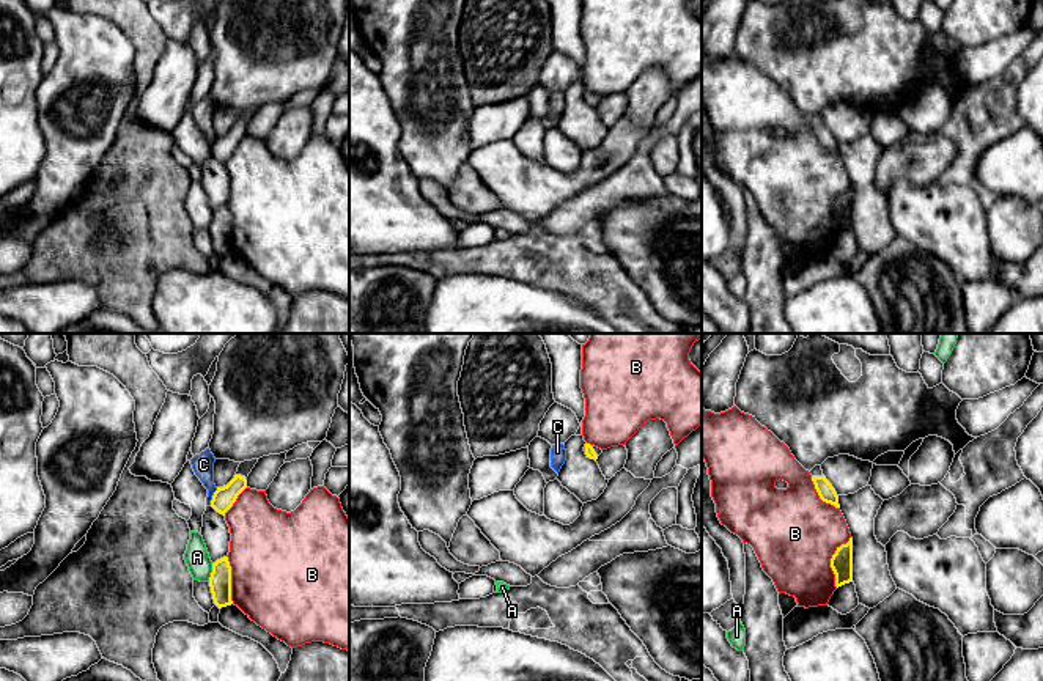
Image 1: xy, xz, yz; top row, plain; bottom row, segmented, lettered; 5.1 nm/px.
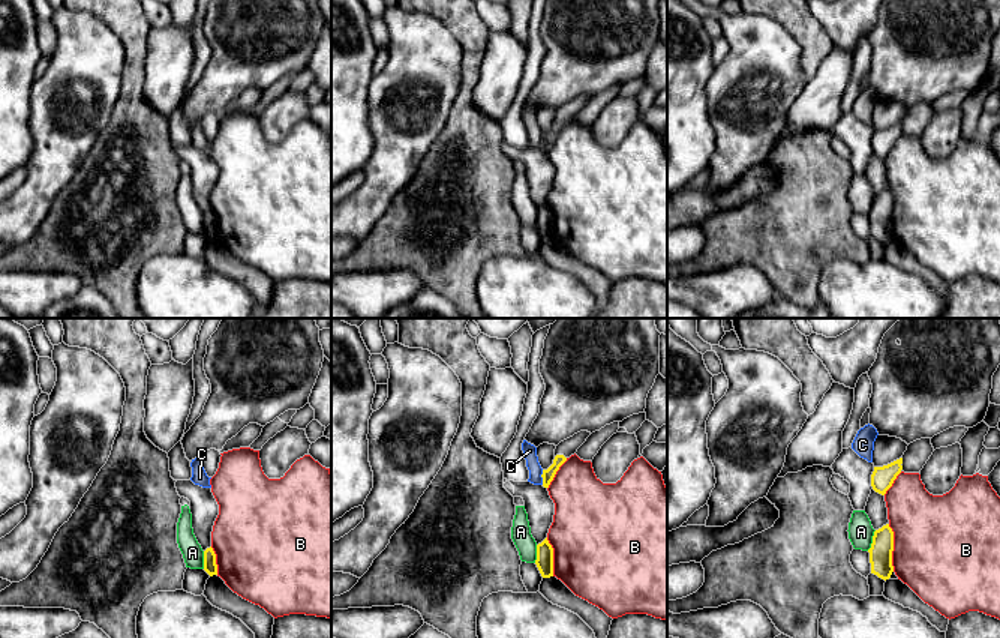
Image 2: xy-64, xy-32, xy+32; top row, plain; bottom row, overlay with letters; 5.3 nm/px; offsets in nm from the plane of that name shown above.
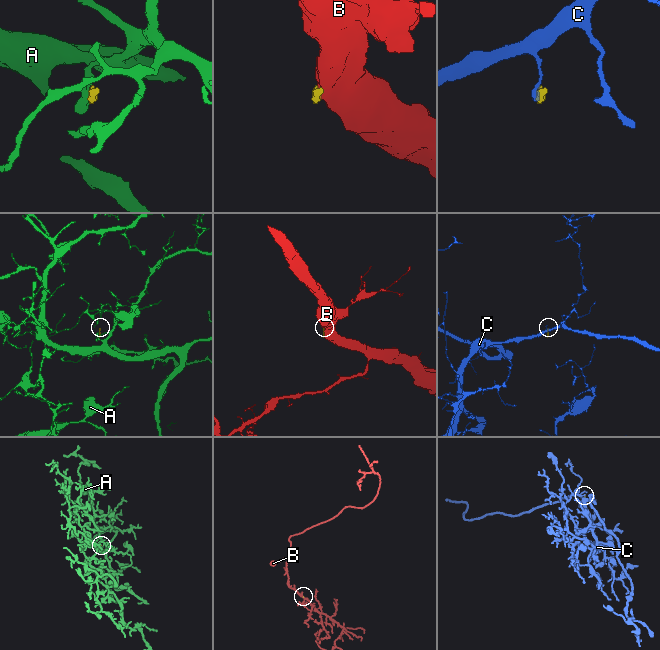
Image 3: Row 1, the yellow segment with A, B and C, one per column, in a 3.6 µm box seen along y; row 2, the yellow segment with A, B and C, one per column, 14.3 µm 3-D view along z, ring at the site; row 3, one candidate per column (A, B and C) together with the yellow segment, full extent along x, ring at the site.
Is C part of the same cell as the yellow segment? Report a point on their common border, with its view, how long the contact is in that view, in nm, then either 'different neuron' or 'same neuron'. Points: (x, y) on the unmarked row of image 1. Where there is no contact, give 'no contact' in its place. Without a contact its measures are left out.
xy (213, 143) | 100 nm | different neuron

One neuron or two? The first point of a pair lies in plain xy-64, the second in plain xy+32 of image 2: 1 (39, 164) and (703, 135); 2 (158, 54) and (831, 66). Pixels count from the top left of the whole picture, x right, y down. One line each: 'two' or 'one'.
1: two
2: one

